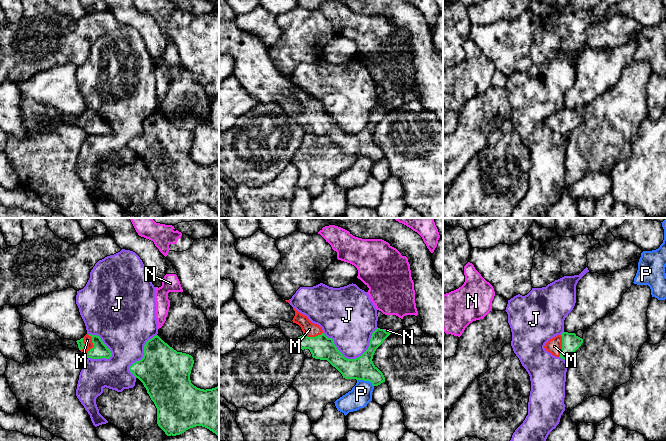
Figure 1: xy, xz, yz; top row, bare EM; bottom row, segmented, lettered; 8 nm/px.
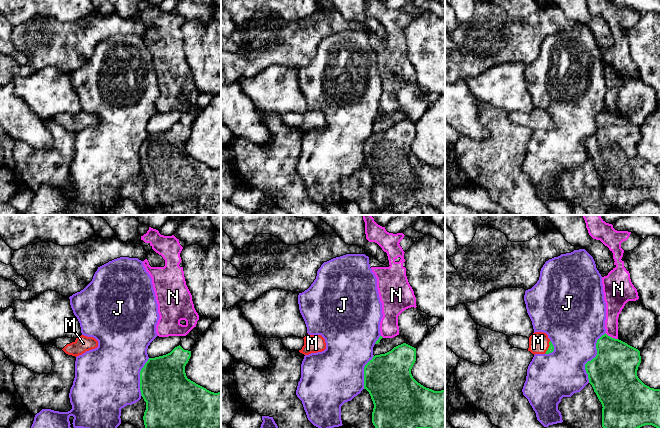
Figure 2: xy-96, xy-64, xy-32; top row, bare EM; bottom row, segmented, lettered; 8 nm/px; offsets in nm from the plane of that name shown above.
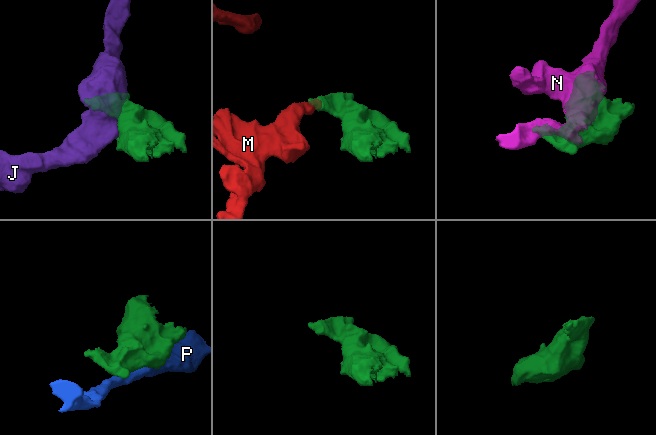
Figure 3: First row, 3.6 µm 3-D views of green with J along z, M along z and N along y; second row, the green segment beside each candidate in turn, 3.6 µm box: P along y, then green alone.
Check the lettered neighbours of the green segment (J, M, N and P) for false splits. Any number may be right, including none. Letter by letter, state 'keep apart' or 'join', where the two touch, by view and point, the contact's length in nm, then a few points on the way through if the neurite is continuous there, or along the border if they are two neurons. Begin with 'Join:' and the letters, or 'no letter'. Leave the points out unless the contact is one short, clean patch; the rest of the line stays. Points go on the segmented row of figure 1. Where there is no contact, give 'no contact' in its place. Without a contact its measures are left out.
Join: M
J: keep apart; contact xz (353, 359); length 440 nm
M: join; contact xy (93, 344); length 170 nm; way xy (100, 350), (93, 344), (87, 340)
N: keep apart; contact xz (387, 332); length 70 nm; border xz (383, 329), (390, 333)
P: keep apart; contact xz (366, 380); length 140 nm

